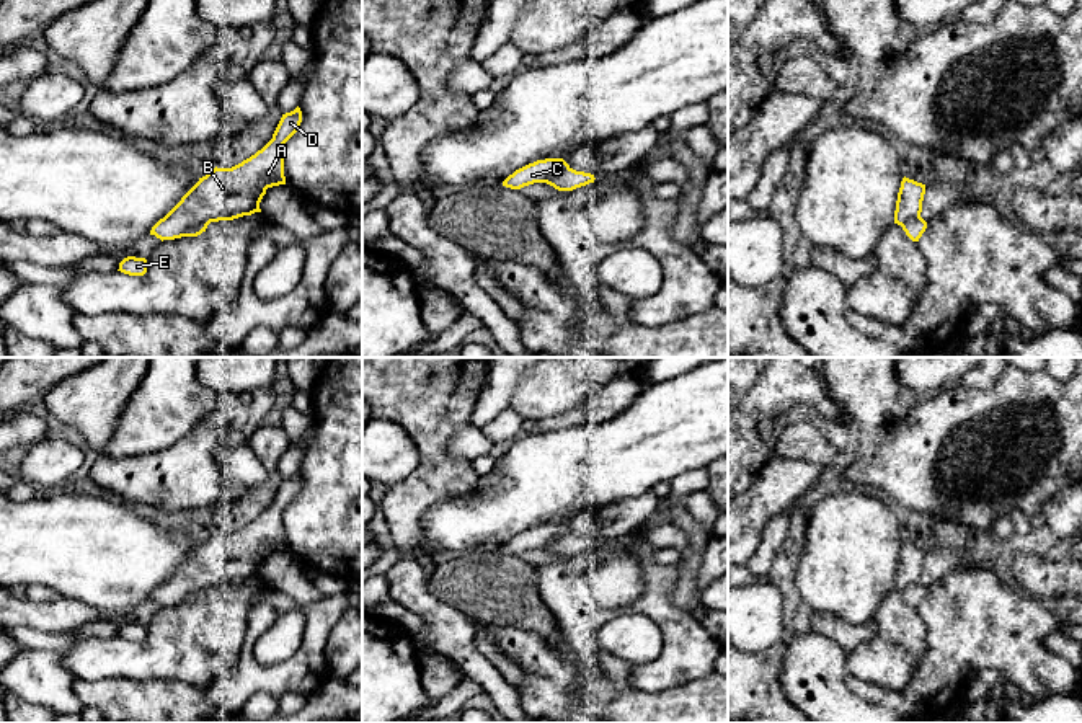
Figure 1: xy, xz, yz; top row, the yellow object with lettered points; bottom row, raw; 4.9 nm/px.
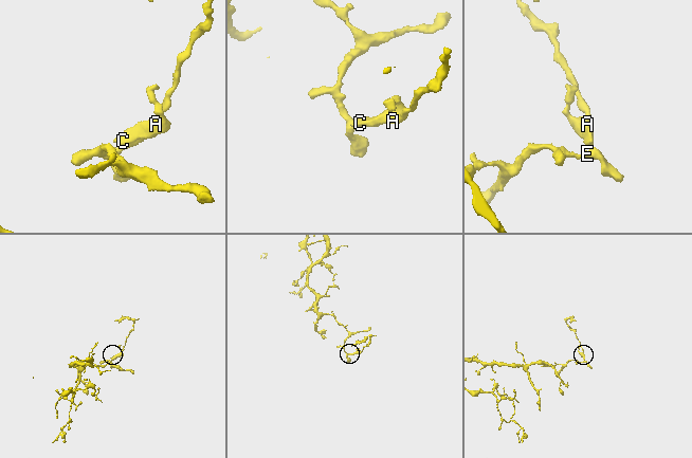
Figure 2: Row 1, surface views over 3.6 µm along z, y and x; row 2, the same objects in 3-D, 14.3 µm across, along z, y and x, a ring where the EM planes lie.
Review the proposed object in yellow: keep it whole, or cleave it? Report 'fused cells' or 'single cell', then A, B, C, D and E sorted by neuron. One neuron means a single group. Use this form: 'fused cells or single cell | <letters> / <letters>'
fused cells | A B C D / E

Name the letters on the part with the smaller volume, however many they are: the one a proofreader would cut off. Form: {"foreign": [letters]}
{"foreign": ["A", "B", "C", "D"]}

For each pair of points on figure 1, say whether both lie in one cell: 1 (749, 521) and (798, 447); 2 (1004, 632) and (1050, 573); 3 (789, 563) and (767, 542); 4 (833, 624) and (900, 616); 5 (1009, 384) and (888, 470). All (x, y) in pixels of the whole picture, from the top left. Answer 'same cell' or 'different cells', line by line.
1: different cells
2: different cells
3: different cells
4: different cells
5: same cell

